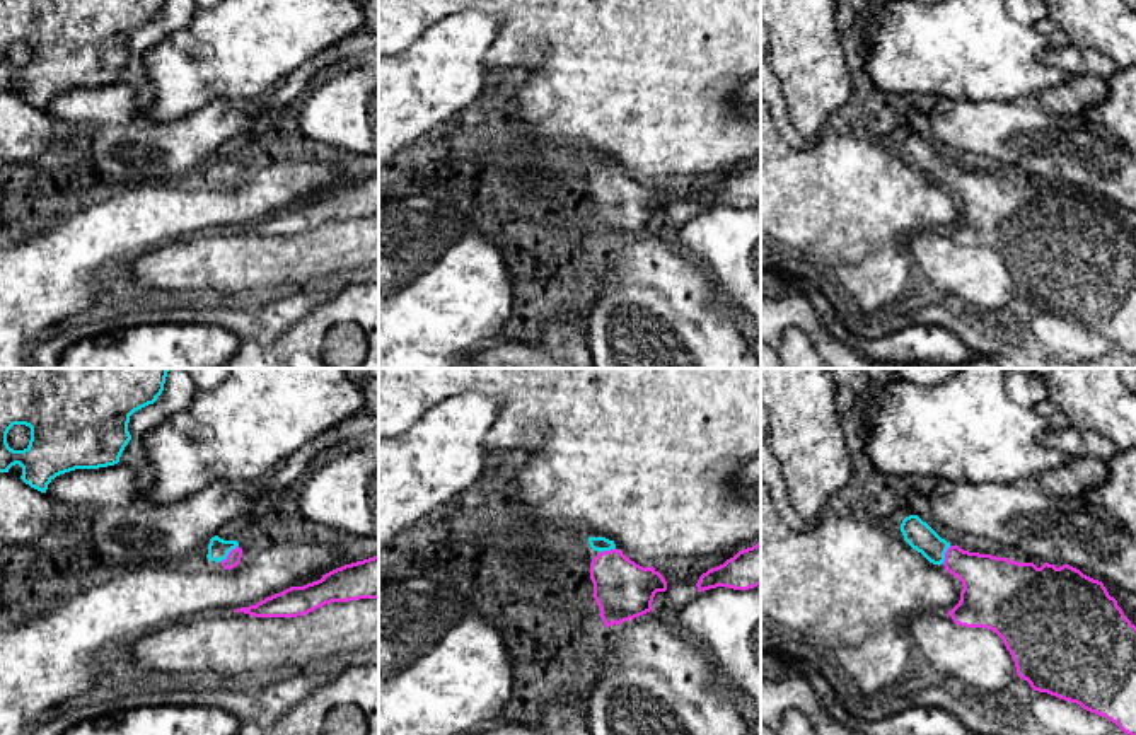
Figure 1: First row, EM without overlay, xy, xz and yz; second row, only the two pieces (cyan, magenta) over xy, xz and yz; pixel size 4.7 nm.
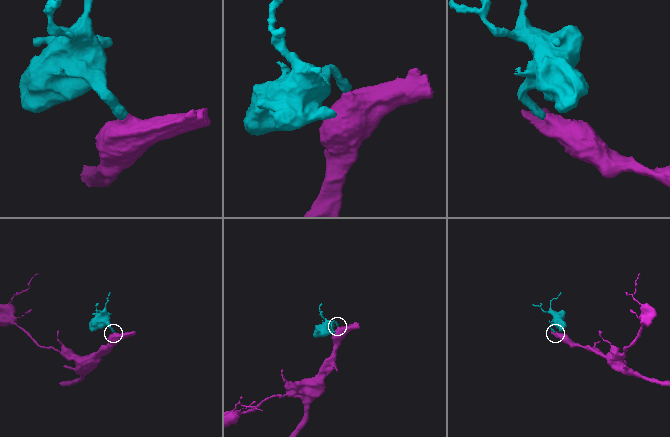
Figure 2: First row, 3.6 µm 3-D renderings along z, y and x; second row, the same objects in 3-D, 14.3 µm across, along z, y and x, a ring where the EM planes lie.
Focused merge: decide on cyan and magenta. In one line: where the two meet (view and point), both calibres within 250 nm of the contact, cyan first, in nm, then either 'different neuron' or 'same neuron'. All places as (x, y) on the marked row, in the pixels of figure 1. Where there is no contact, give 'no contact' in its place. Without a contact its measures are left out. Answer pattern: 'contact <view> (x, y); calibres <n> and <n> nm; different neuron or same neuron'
contact xy (227, 555); calibres 100 and 70 nm; same neuron

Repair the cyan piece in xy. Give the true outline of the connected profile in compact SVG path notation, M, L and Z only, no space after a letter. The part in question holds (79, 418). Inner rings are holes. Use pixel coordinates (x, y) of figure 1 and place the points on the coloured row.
M0 368L0 472L9 472L12 466L19 464L20 479L46 493L48 484L60 474L118 464L131 440L130 416L157 401L167 372L169 368ZM14 425L31 428L31 440L24 450L14 450L7 443L7 433Z

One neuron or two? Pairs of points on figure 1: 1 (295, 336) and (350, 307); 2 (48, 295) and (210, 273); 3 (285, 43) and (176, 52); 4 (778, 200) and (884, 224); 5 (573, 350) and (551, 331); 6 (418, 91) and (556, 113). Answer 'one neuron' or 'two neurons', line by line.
1: one neuron
2: two neurons
3: one neuron
4: one neuron
5: one neuron
6: two neurons

